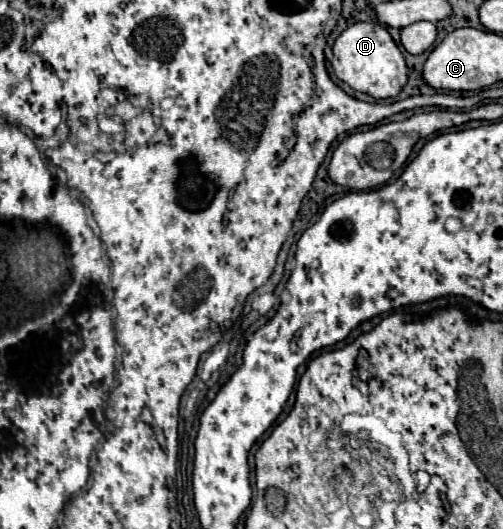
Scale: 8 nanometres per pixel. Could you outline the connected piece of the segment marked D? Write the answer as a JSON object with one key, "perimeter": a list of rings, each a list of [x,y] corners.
{"perimeter":[[[354,23],[340,33],[334,47],[332,67],[338,79],[348,83],[352,89],[368,93],[374,99],[396,97],[408,81],[408,67],[402,51],[390,37],[388,29],[380,23]]]}

